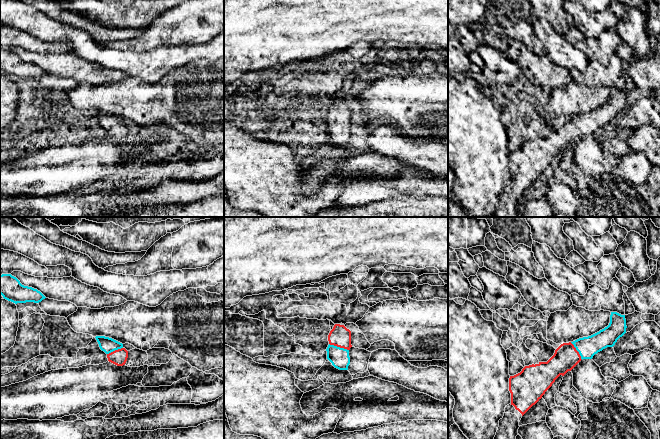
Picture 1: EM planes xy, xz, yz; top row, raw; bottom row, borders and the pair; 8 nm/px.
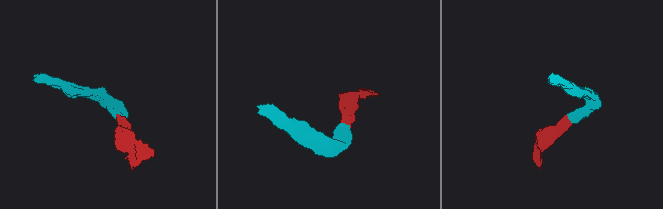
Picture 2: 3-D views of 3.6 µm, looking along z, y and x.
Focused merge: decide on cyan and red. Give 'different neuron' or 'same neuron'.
same neuron

